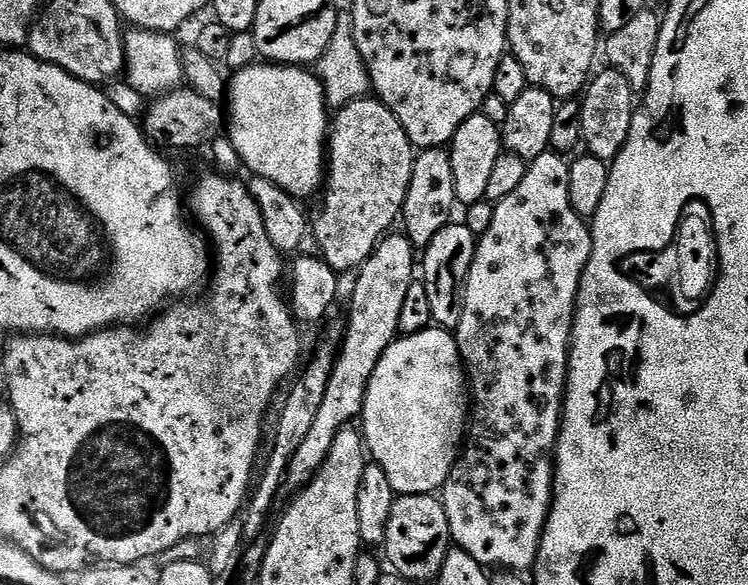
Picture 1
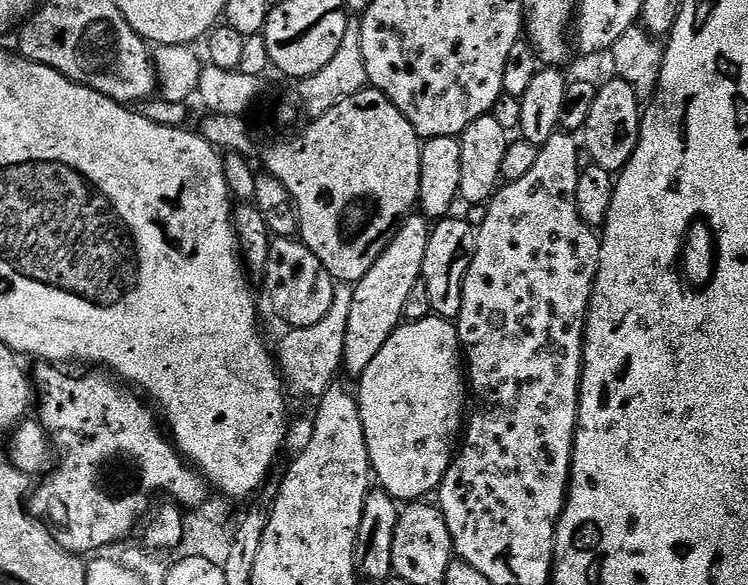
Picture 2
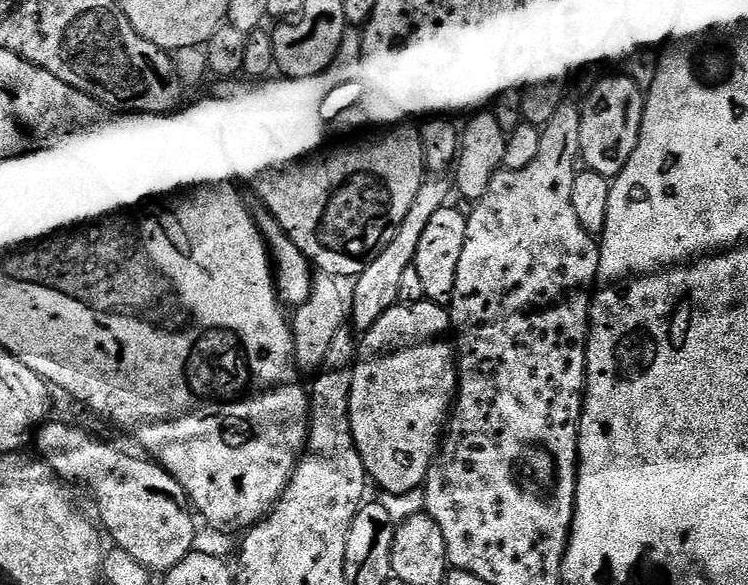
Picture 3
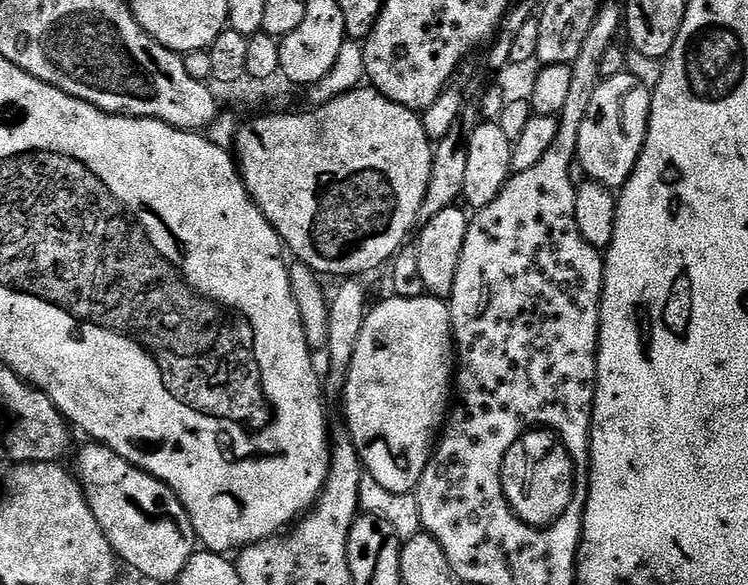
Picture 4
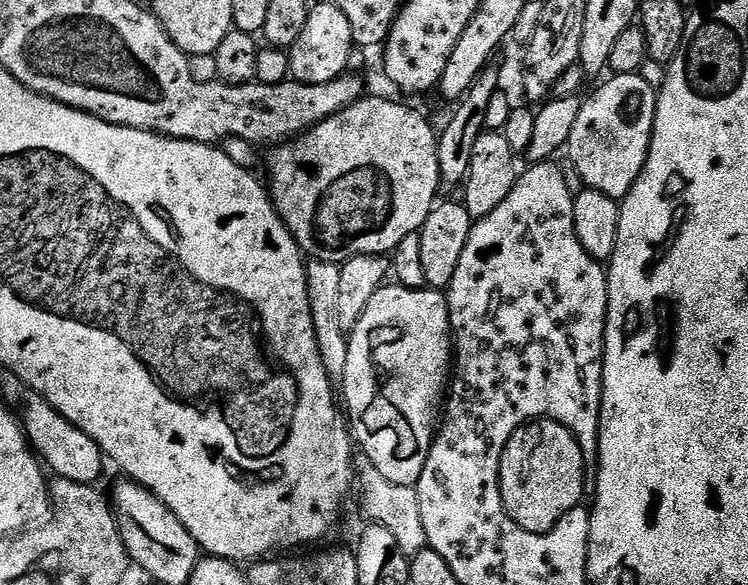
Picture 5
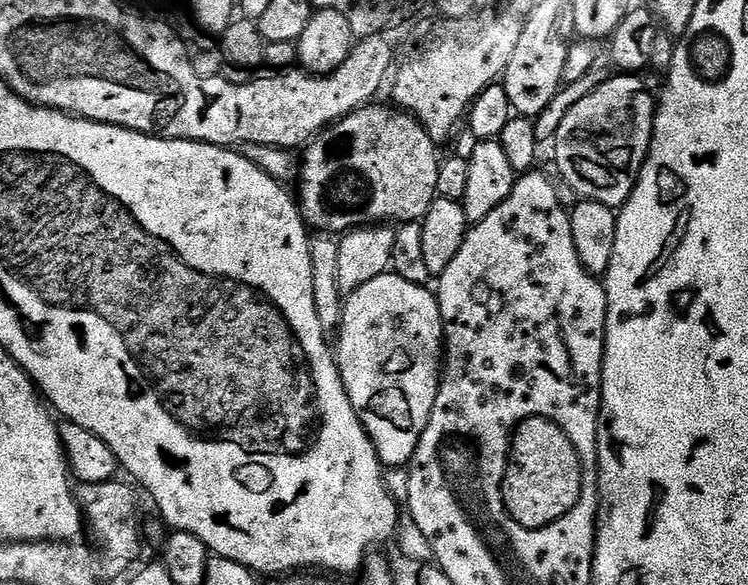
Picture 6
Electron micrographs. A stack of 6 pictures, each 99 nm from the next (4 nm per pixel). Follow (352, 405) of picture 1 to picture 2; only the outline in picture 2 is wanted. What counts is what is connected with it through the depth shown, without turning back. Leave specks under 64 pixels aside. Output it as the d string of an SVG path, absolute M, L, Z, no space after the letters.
M409 215L391 233L390 239L383 245L380 256L370 266L369 272L354 284L349 321L346 322L342 363L343 371L353 372L353 377L358 378L364 373L364 368L370 366L370 362L374 362L374 354L378 354L388 335L400 327L405 319L406 300L415 284L422 280L420 270L426 252L430 224L423 215L415 215Z

